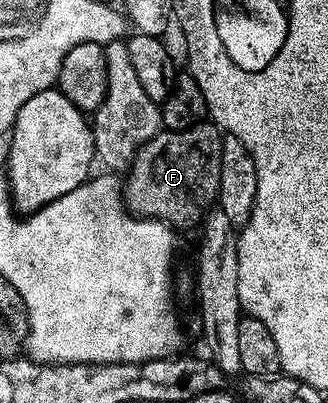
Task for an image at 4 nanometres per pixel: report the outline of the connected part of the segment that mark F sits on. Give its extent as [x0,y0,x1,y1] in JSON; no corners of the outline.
[123,123,220,227]

